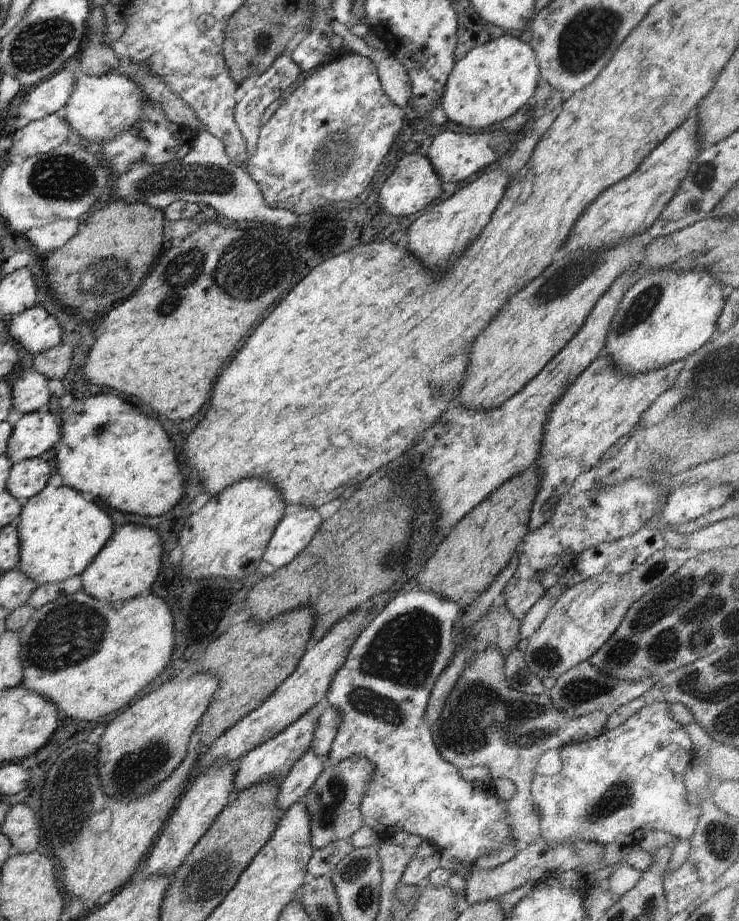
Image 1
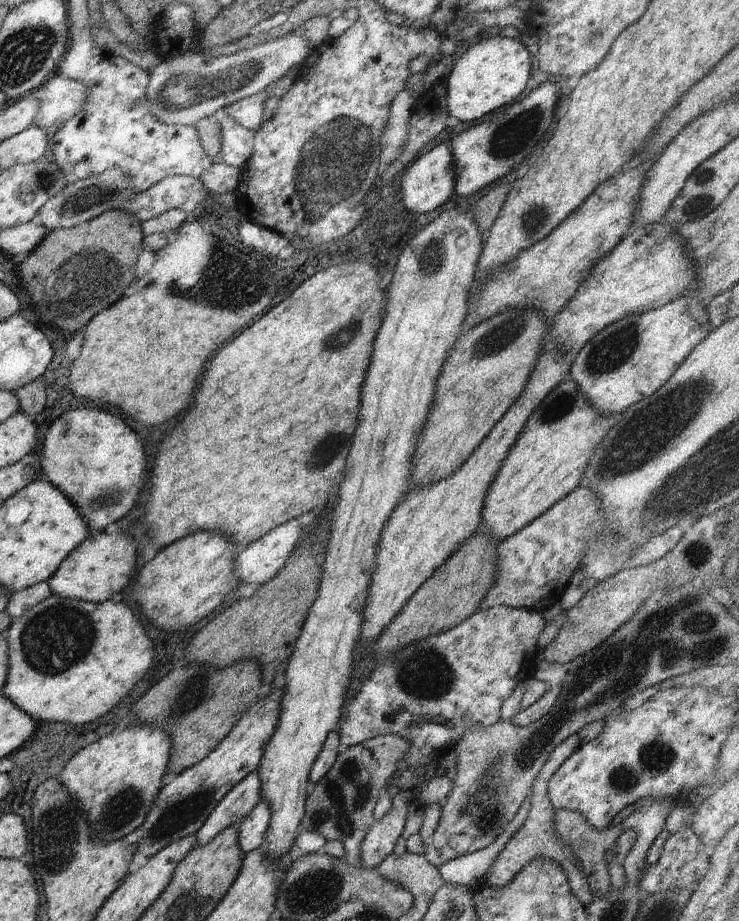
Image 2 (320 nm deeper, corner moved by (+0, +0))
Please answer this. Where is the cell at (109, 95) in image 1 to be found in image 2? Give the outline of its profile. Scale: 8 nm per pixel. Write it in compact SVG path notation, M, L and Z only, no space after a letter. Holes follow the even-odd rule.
M54 74L22 98L36 99L39 102L33 124L51 131L62 126L81 109L88 93L85 84Z

